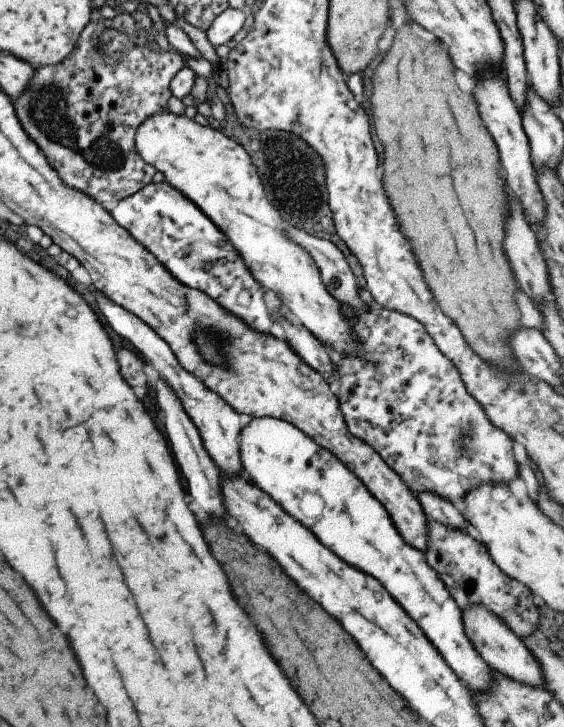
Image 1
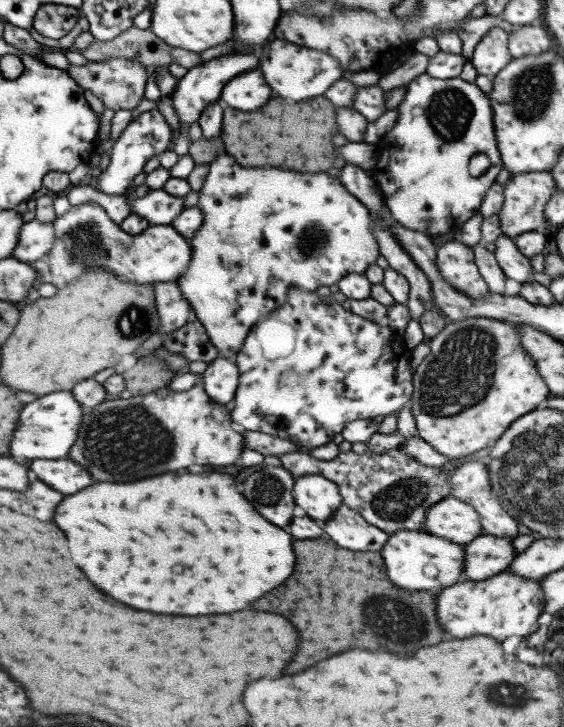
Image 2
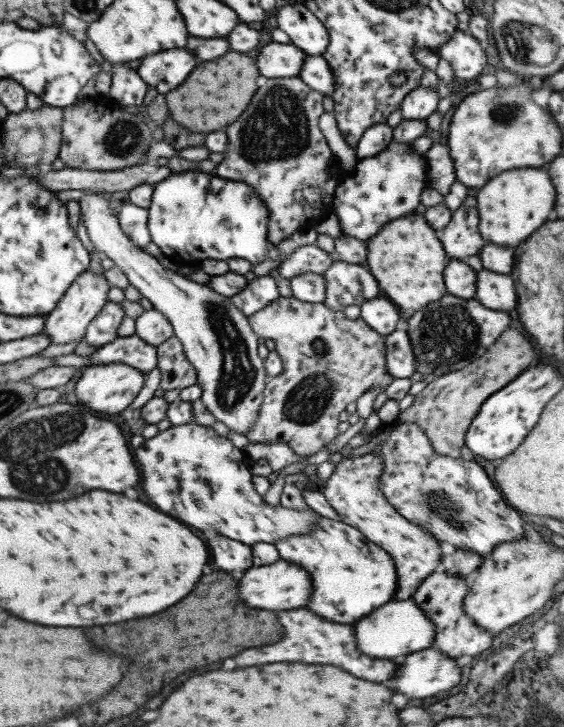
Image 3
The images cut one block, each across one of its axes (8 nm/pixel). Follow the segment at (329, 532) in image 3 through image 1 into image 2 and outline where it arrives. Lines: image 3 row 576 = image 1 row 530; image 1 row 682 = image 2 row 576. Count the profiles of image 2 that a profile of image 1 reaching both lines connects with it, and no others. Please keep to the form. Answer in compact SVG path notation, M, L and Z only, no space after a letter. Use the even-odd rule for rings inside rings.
M482 533L465 546L465 564L462 570L467 580L485 580L499 574L516 557L512 540Z

